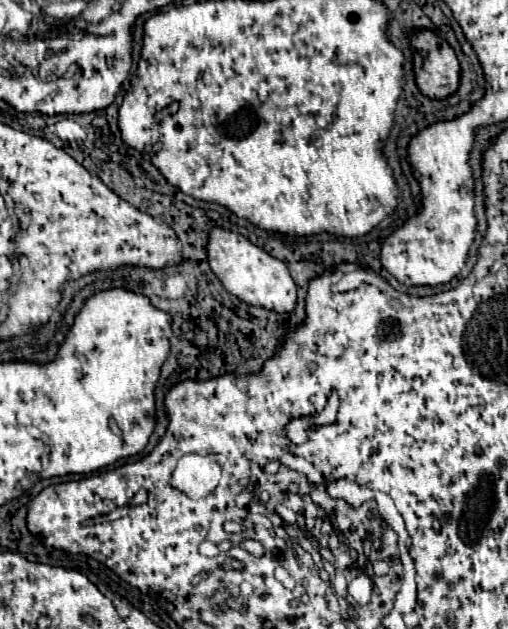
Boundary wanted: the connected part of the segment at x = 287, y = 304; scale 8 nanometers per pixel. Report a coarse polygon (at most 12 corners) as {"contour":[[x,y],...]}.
{"contour":[[209,233],[211,271],[231,295],[295,309],[287,265],[241,233]]}

